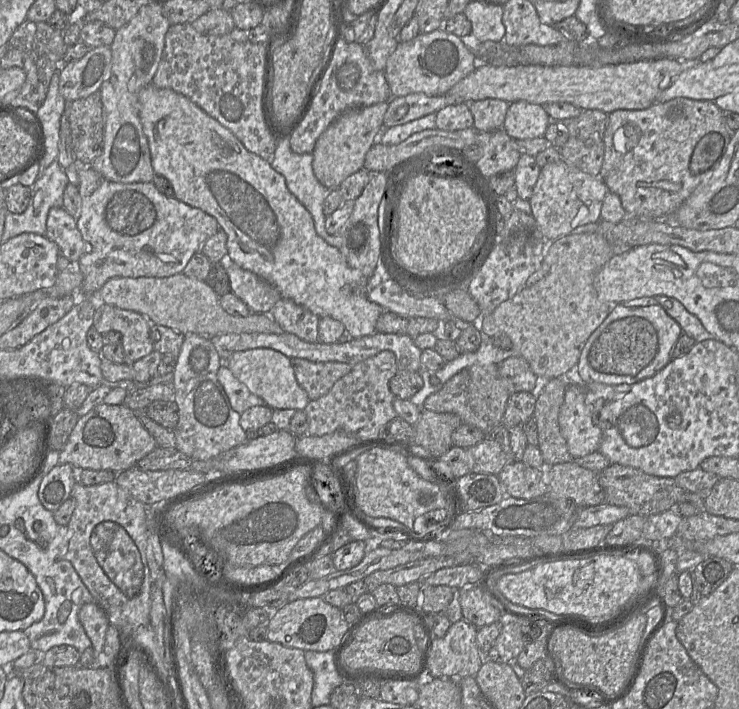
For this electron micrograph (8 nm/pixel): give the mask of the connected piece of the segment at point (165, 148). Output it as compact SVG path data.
M150 84L140 92L138 104L139 117L143 132L148 140L151 164L154 173L157 176L166 178L170 182L174 190L174 198L191 207L202 210L217 220L220 229L227 235L227 262L231 262L242 269L251 271L260 278L271 283L278 289L282 298L293 300L295 303L306 307L319 317L329 316L342 322L345 329L353 338L360 338L376 332L376 322L385 309L381 305L369 300L369 277L366 277L360 270L351 267L338 248L329 245L316 233L311 214L289 191L284 176L276 172L271 167L271 164L266 160L249 152L230 130L225 128L214 118L210 117L187 97L176 93L173 90L160 89Z

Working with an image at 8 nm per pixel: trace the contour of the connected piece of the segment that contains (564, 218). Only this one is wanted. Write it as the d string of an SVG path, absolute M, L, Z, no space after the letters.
M560 160L541 168L529 201L521 203L533 216L538 234L544 240L556 240L571 234L579 226L601 220L601 207L607 192L600 177L592 176Z

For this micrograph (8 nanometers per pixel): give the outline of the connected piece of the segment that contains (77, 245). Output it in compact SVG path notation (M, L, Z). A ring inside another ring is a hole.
M53 207L49 210L45 236L57 244L60 254L70 262L78 262L84 253L84 241L76 219L64 207Z

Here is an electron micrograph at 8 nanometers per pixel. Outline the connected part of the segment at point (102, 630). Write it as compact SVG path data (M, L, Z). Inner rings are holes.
M96 603L84 604L78 613L81 625L91 641L94 658L101 656L105 644L106 632L110 626L105 611Z

